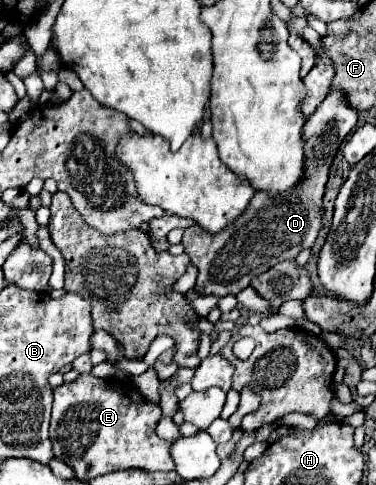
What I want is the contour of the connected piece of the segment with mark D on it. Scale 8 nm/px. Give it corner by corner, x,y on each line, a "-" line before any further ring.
331,91
317,111
305,121
307,125
301,131
305,141
305,185
297,185
293,193
285,197
269,197
269,193
255,193
249,207
237,221
229,223
221,233
205,233
199,225
185,229
183,247
191,263
199,269
195,291
199,295
237,295
245,289
255,275
265,273
279,261
295,259
303,249
313,247
323,219
323,193
329,179
329,169
333,157
337,155
343,139
357,125
357,111
345,103
345,95

